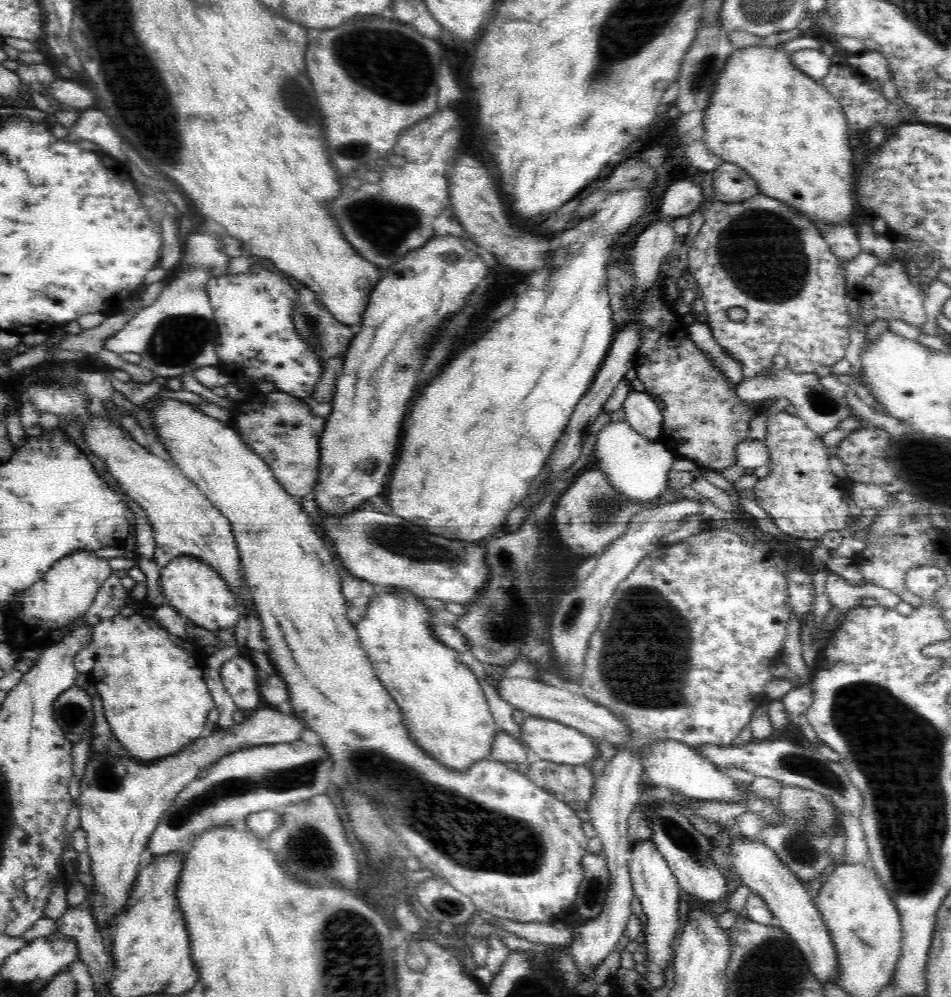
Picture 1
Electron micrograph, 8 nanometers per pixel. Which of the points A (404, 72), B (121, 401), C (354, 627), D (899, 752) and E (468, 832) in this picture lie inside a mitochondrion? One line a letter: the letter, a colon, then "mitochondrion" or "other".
A: other
B: other
C: other
D: mitochondrion
E: mitochondrion

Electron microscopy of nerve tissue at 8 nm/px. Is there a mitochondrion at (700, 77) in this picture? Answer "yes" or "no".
yes

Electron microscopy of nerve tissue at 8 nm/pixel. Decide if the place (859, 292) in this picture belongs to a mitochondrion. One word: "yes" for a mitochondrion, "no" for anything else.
no

